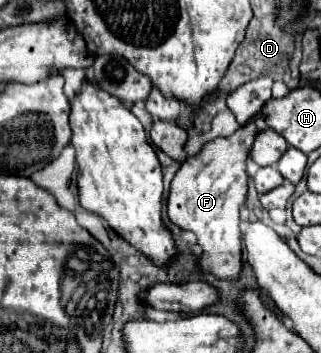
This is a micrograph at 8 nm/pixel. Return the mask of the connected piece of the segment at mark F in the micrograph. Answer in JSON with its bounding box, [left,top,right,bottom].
[167,120,257,278]

